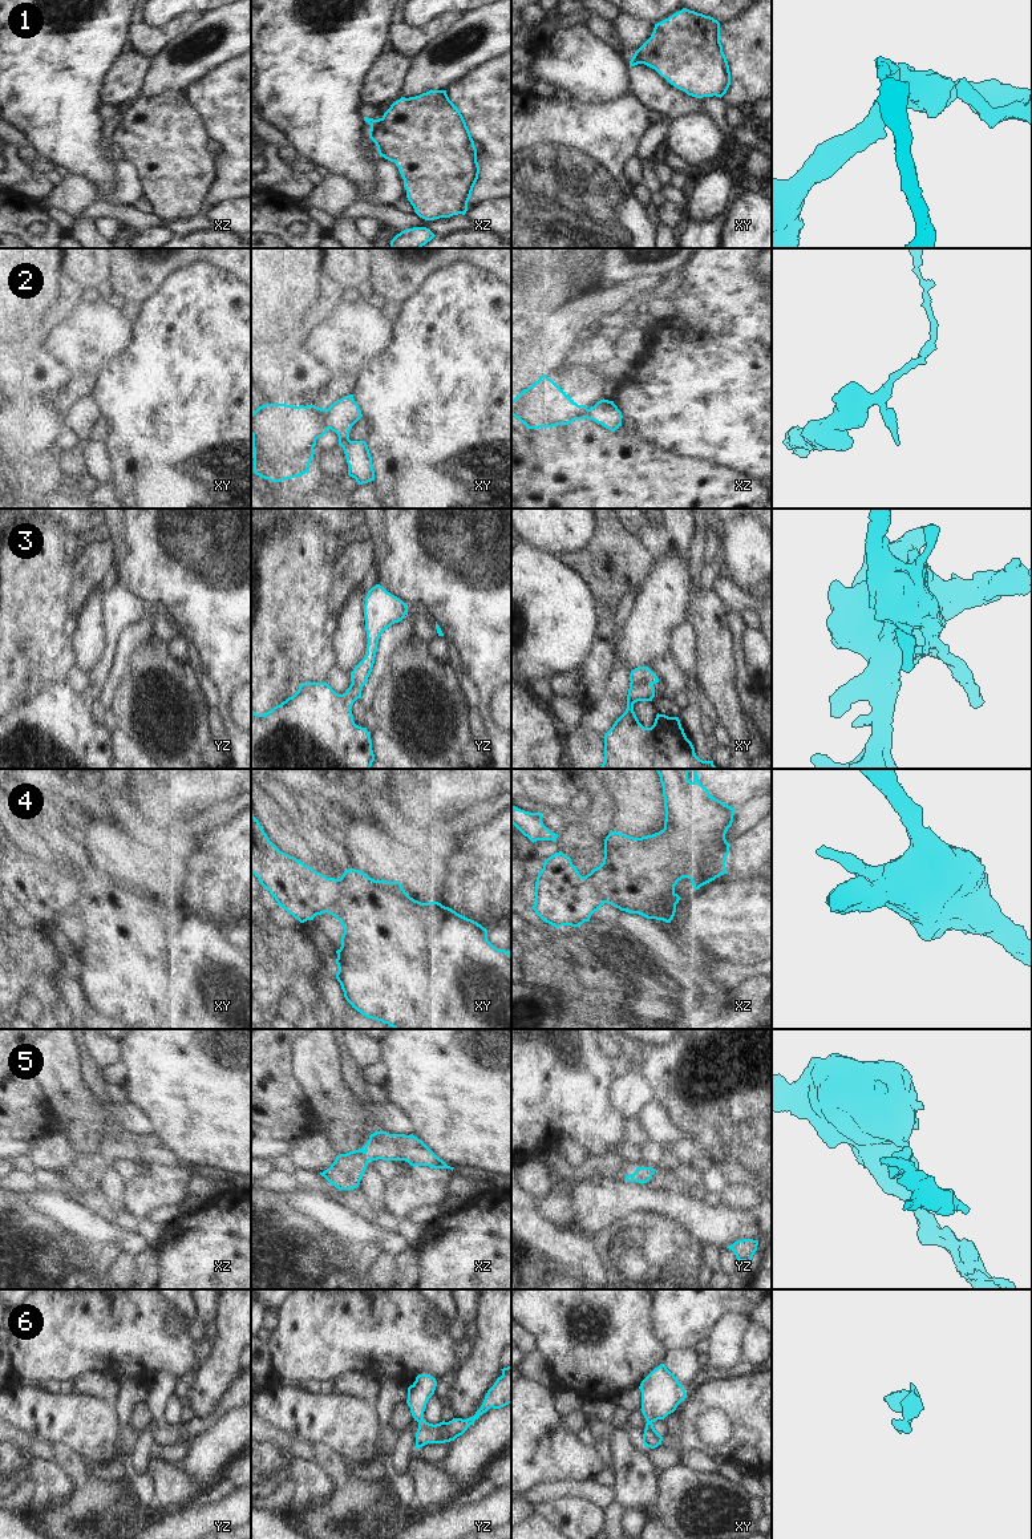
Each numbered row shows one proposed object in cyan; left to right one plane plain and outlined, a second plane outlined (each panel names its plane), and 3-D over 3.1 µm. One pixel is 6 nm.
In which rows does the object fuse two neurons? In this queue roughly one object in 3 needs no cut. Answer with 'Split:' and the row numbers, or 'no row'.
Split: 1, 2, 4

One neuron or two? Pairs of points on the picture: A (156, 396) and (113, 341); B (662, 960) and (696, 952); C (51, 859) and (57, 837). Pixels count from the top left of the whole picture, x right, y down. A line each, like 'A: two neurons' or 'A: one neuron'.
A: two neurons
B: one neuron
C: two neurons

